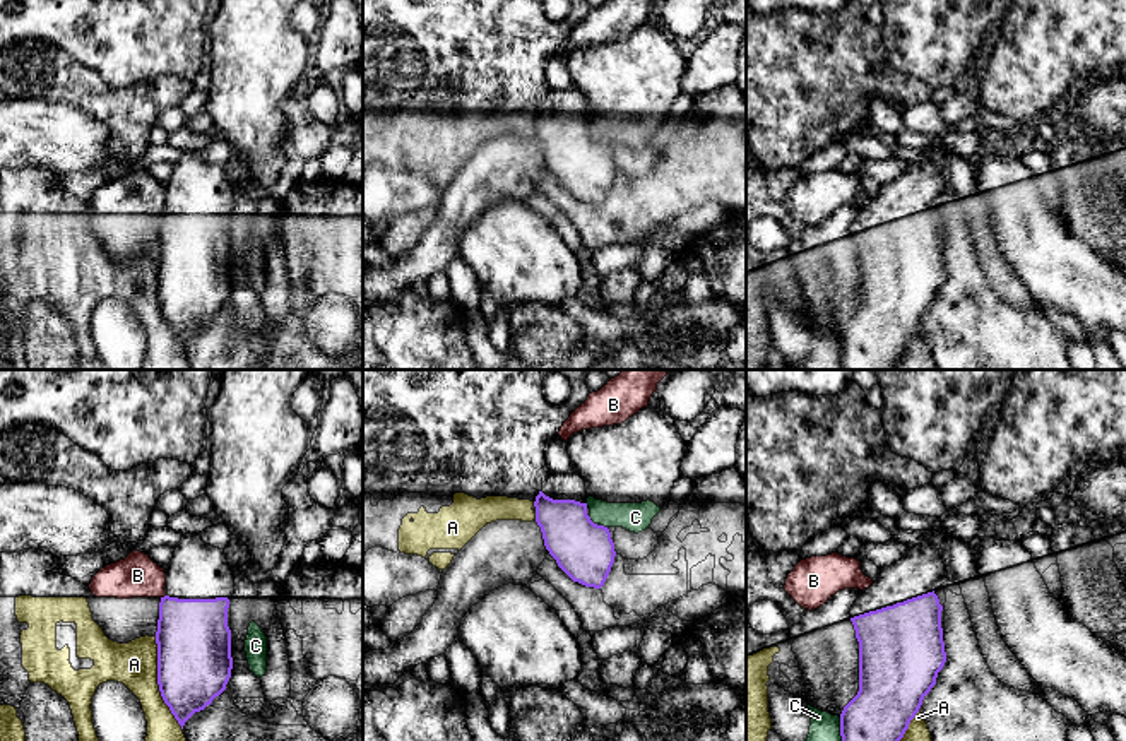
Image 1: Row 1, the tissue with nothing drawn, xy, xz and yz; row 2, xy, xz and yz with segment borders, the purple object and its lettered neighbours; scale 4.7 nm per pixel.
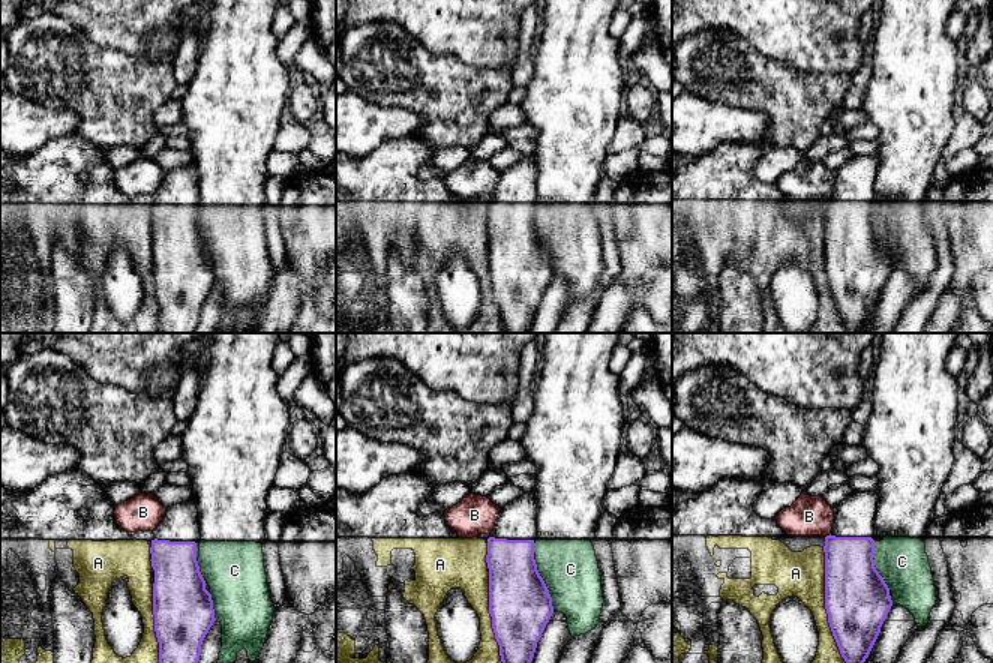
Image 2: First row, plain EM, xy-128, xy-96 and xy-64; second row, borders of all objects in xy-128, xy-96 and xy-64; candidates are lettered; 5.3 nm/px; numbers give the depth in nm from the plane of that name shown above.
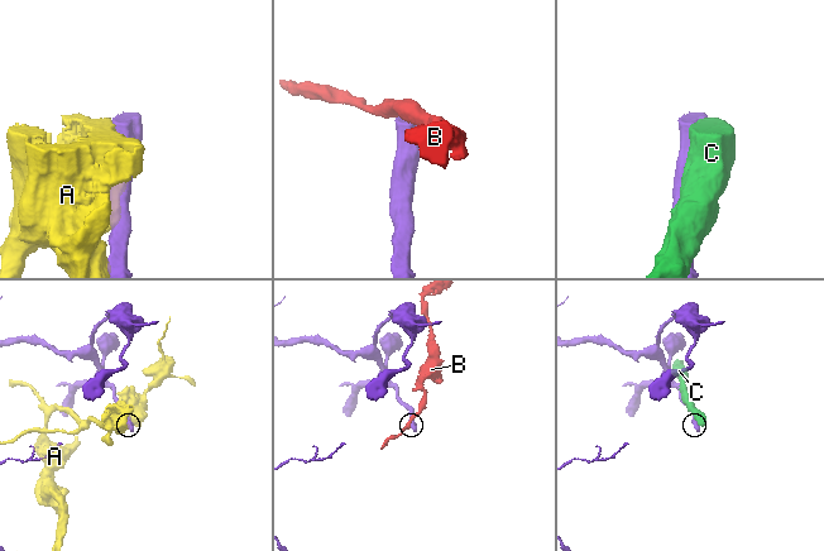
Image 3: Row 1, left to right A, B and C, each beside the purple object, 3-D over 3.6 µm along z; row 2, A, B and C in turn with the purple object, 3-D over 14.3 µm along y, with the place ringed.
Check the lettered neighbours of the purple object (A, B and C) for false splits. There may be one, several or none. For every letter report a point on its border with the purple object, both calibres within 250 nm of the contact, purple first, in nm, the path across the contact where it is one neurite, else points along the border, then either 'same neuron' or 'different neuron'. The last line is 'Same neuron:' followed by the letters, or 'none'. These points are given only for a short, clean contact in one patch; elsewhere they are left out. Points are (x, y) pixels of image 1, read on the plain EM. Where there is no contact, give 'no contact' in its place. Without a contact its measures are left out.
A: xy (158, 300) | 360/200 nm | different neuron
B: xy (161, 214) | 340/200 nm | along xy (165, 211), (160, 214) | different neuron
C: xz (591, 137) | 280/140 nm | different neuron
Same neuron: none

